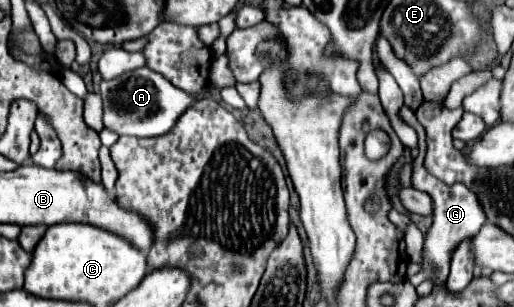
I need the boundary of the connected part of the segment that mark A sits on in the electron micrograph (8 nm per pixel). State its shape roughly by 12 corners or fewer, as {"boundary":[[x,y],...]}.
{"boundary":[[140,67],[100,81],[104,127],[172,131],[192,99]]}

